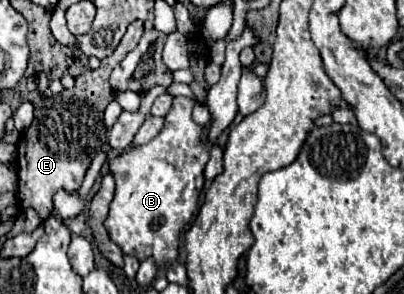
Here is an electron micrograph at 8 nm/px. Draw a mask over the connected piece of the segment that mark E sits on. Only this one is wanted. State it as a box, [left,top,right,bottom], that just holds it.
[19,21,143,219]

